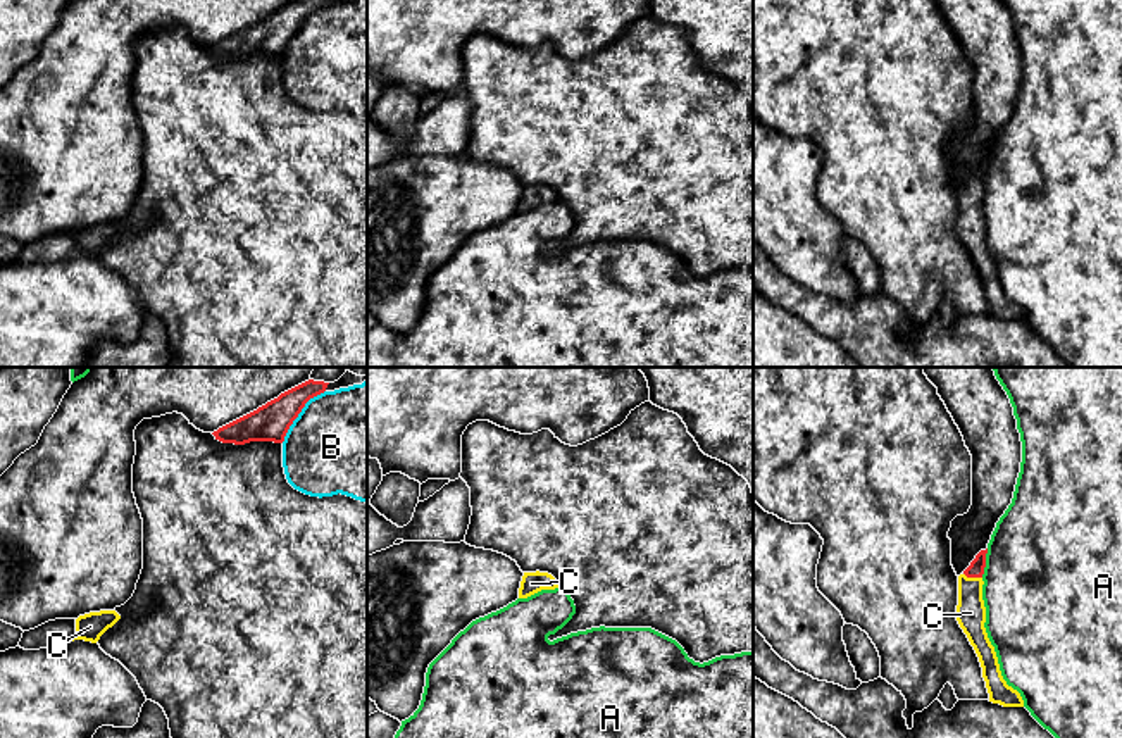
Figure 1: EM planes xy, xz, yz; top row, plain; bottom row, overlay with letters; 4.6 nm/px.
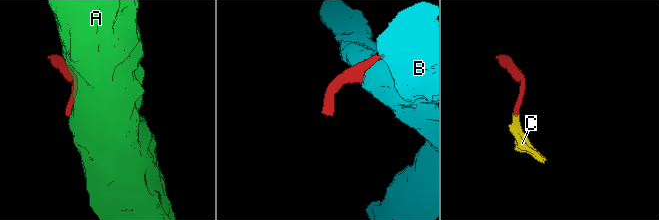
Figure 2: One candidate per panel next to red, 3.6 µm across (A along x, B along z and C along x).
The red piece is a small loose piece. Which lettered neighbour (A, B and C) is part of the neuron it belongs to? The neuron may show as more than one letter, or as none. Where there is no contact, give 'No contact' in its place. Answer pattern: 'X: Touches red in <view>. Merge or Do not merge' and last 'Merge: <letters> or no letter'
A: Touches red in yz. Do not merge
B: Touches red in xy. Do not merge
C: Touches red in yz. Merge
Merge: C

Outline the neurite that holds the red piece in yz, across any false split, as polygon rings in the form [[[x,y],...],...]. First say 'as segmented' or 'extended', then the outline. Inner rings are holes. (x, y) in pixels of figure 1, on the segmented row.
extended | [[[988,548],[981,550],[970,566],[958,576],[957,621],[979,657],[989,702],[1003,707],[1024,707],[1020,693],[1003,679],[994,647],[984,628],[986,607],[982,600],[982,574],[986,554]]]

